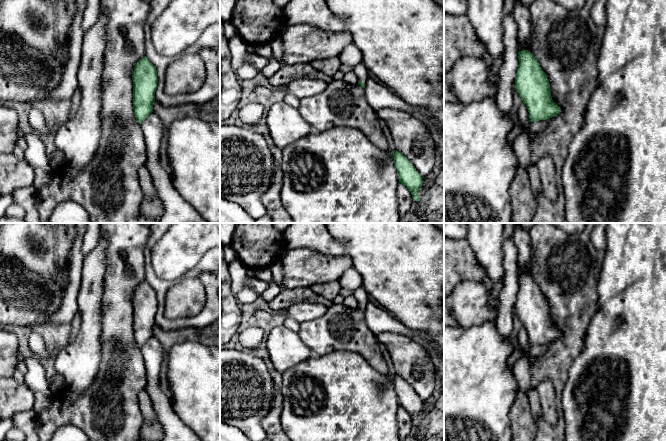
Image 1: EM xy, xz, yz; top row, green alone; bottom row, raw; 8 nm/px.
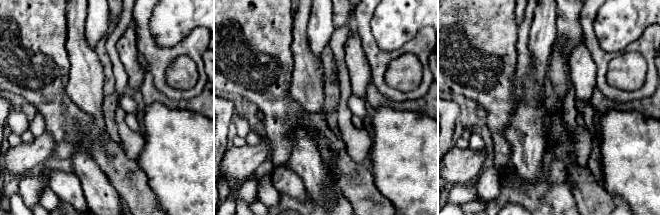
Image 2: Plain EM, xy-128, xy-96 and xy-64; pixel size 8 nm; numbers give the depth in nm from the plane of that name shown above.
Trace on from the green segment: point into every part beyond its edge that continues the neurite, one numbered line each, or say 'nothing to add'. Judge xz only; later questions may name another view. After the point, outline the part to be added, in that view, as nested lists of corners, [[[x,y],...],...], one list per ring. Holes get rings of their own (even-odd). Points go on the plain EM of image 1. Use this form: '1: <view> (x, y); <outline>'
1: xz (361, 295); [[[363,287],[354,290],[353,295],[361,307],[363,308],[367,307],[367,304],[369,303],[369,294]]]

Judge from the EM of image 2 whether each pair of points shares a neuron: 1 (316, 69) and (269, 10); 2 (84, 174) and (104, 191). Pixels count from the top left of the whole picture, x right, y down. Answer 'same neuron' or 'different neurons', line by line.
1: different neurons
2: same neuron

